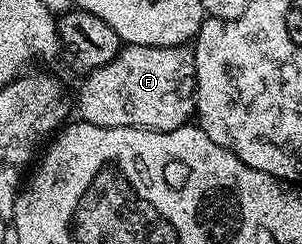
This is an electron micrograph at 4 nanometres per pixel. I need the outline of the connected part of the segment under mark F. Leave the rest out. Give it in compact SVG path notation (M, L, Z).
M125 45L103 67L84 74L81 94L77 97L77 117L95 127L135 127L171 131L180 125L190 124L197 104L197 76L193 50L189 47L147 47L146 45Z

